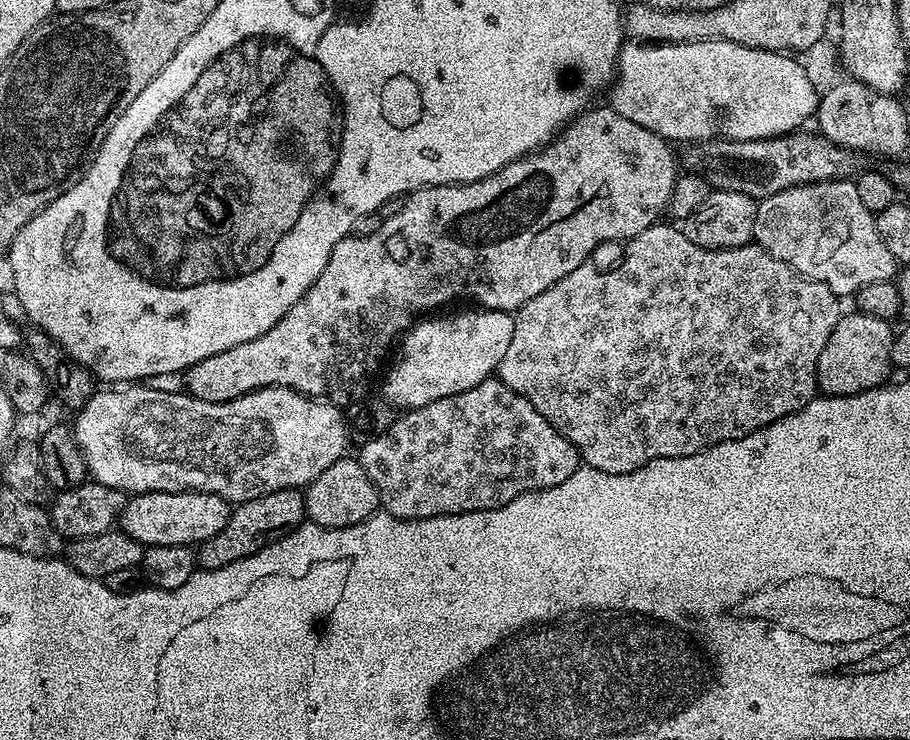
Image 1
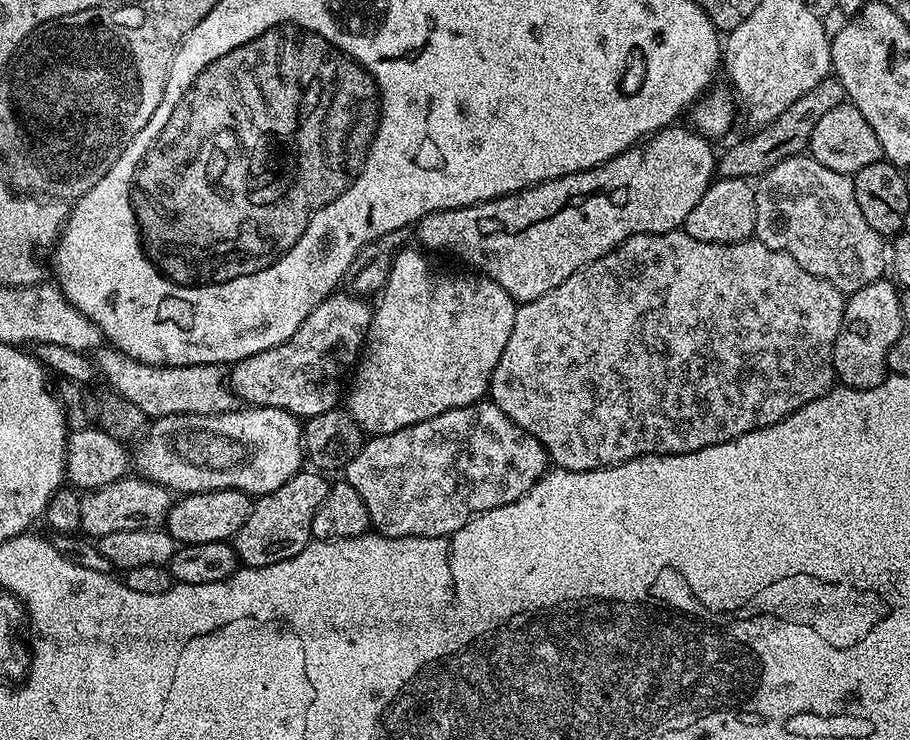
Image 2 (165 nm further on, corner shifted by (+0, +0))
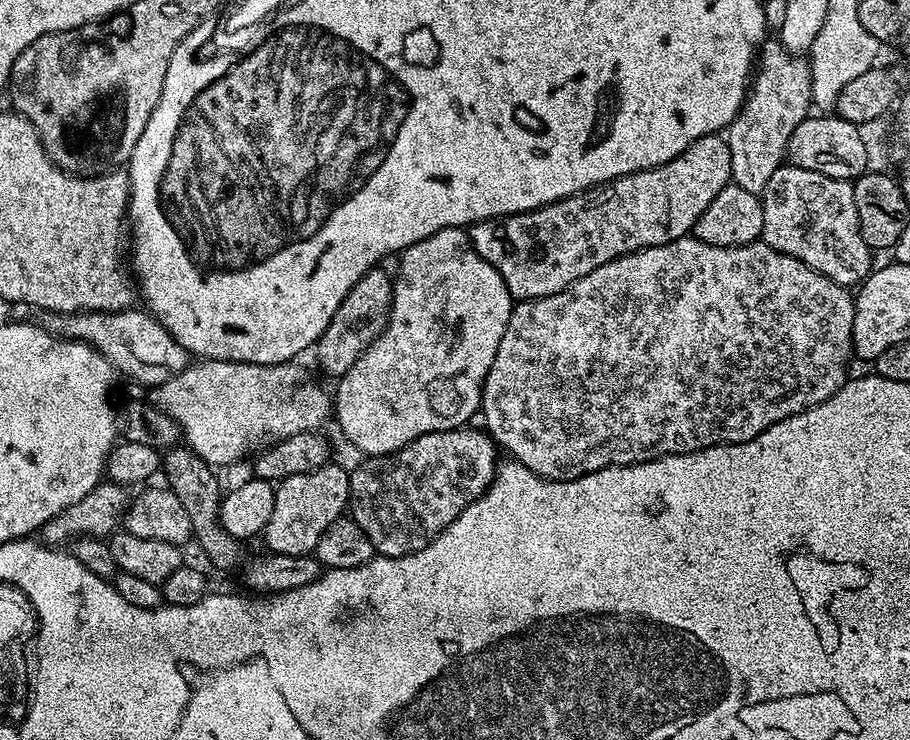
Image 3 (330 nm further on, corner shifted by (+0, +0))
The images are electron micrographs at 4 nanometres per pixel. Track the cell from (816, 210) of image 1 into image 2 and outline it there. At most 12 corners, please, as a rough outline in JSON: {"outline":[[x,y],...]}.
{"outline":[[852,176],[759,177],[755,239],[851,294],[886,272]]}

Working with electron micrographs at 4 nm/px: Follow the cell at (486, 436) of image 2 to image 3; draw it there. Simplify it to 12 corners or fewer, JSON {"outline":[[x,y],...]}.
{"outline":[[463,426],[368,456],[348,481],[373,553],[405,556],[492,484],[498,445]]}

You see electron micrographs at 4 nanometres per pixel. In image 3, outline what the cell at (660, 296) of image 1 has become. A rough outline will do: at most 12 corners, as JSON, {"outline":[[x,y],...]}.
{"outline":[[689,234],[513,307],[483,427],[545,480],[741,444],[856,301]]}

